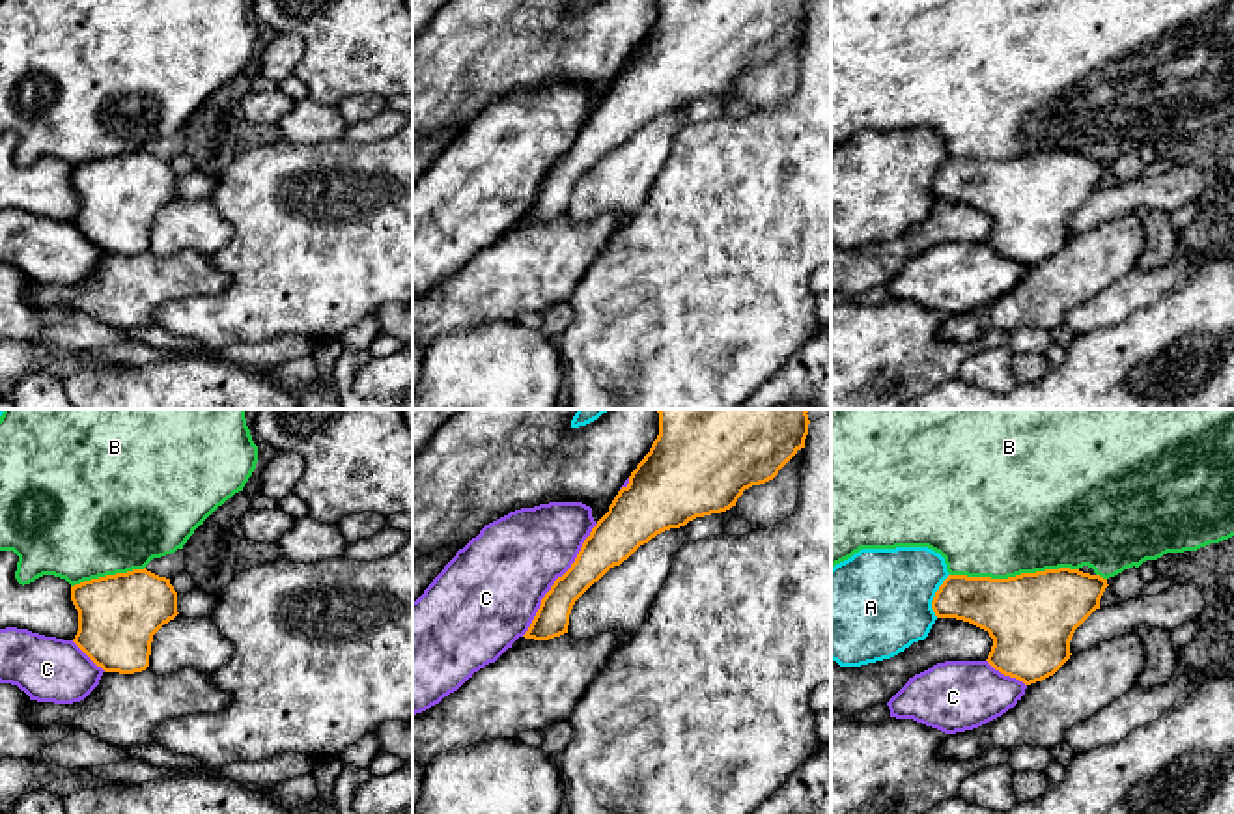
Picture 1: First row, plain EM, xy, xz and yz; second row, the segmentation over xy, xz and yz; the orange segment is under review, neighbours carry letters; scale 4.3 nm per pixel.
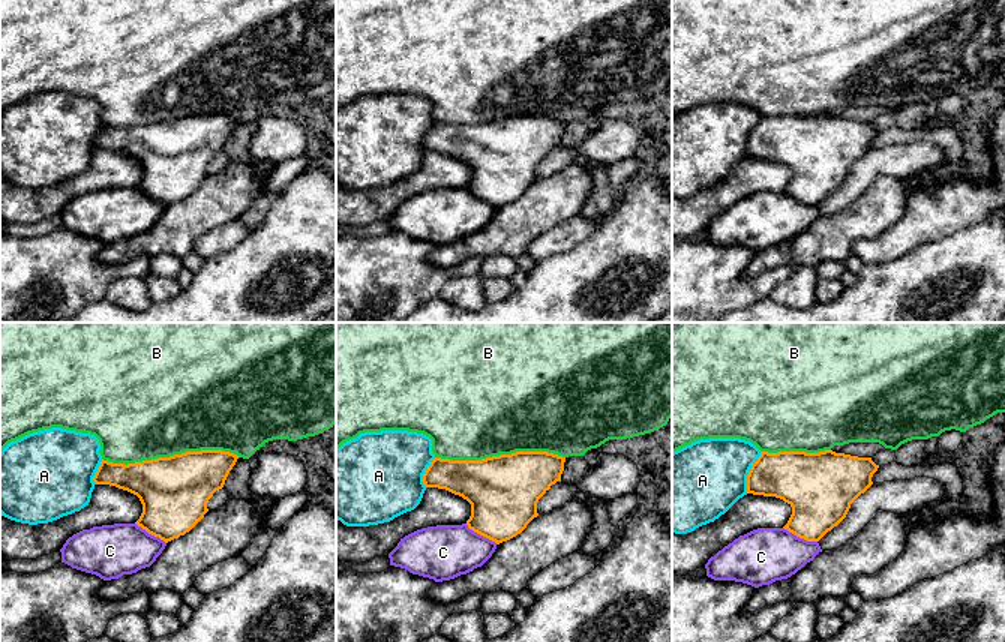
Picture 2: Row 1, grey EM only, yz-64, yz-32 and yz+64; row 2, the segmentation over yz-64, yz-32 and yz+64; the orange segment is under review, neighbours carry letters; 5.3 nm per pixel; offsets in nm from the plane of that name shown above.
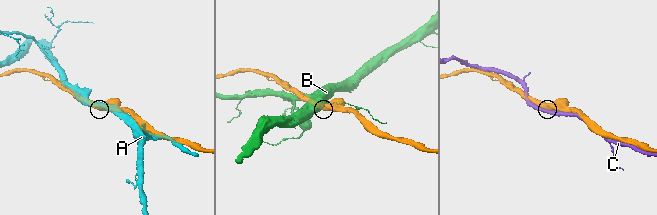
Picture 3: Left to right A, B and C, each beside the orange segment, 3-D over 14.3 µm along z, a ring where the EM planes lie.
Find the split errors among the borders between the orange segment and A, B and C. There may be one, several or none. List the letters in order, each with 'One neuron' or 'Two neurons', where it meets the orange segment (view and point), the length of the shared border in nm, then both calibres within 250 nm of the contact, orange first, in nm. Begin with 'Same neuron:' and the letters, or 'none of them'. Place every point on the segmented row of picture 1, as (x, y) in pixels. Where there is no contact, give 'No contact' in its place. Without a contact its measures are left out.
Same neuron: none of them
A: Two neurons. Touches orange at yz (936, 596). Shared border 200 nm. Thickness 220 nm (orange) against 460 nm
B: Two neurons. Touches orange at yz (1016, 575). Shared border 550 nm. Thickness 380 nm (orange) against 500 nm
C: Two neurons. Touches orange at xz (557, 579). Shared border 600 nm. Thickness 180 nm (orange) against 400 nm

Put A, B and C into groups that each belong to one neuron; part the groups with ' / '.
A / B / C

